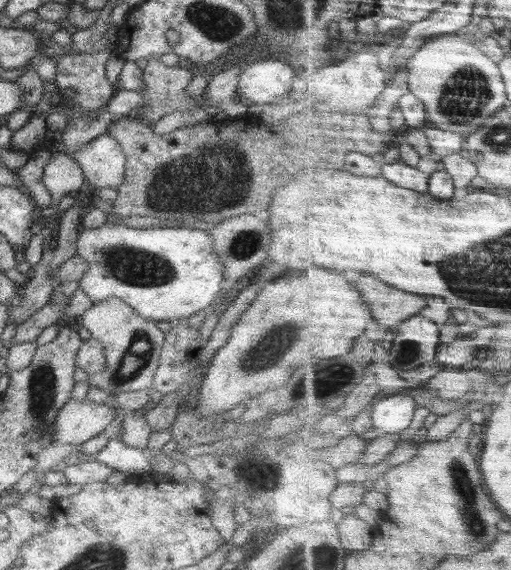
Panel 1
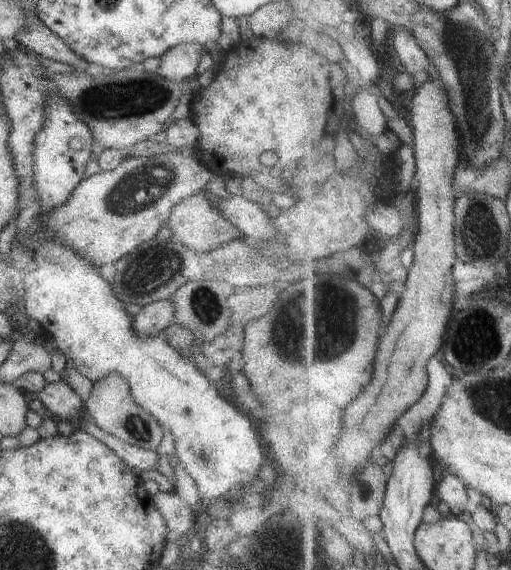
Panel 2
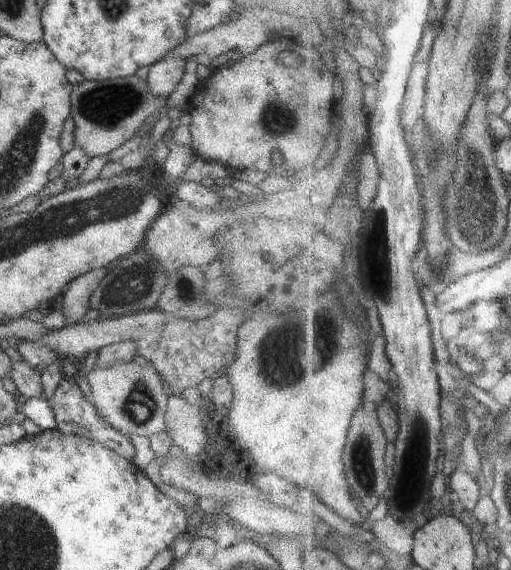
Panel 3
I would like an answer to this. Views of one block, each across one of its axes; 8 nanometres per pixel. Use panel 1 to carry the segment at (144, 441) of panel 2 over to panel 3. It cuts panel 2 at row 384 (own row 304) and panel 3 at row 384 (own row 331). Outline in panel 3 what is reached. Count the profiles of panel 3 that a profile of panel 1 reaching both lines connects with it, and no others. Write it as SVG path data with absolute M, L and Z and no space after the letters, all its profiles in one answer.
M132 360L108 368L93 368L86 374L86 380L88 380L92 391L88 399L96 407L99 416L108 424L112 424L123 435L143 436L148 439L148 434L152 434L152 432L160 434L165 430L165 412L168 396L164 394L162 378L152 366L140 366Z

